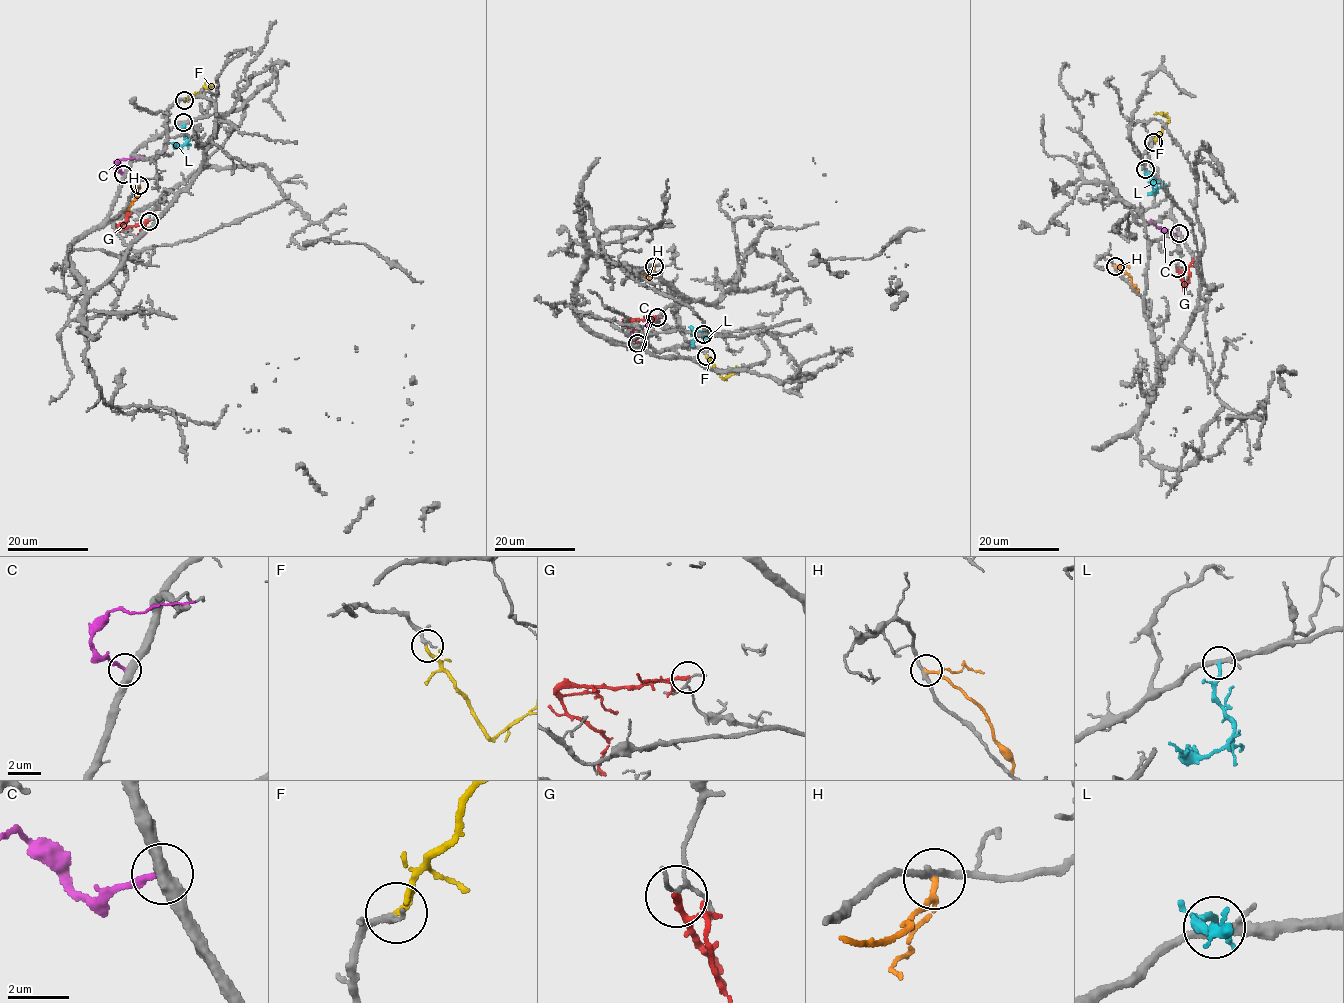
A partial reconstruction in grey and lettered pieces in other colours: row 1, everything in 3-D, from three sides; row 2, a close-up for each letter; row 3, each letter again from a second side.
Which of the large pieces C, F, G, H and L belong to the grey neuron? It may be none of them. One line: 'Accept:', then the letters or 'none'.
Accept: F

